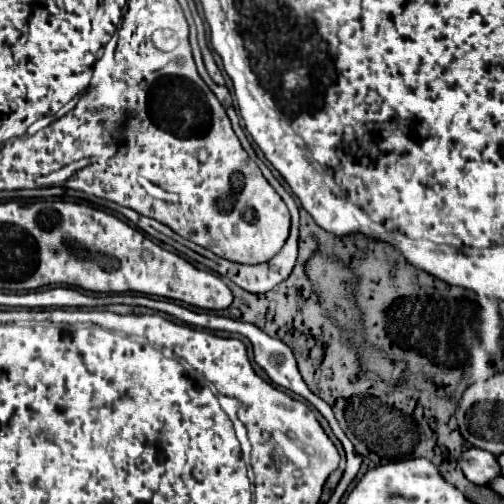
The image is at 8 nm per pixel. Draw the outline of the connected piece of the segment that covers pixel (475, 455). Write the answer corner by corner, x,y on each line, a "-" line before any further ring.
462,448
460,466
464,476
474,484
488,484
492,478
500,476
496,458
480,448

